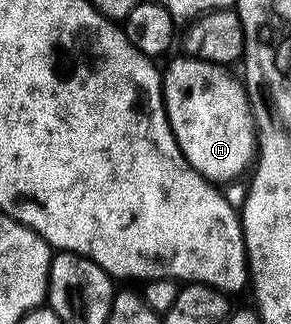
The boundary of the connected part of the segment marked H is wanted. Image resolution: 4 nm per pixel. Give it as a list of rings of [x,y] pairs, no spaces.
[[[199,56],[176,58],[162,70],[164,88],[164,111],[168,114],[168,123],[176,137],[180,151],[186,160],[202,177],[213,183],[221,184],[227,178],[236,177],[248,164],[253,163],[258,150],[256,123],[252,120],[252,109],[248,103],[248,91],[239,77],[231,73],[229,67],[219,66],[217,62],[208,62]]]

